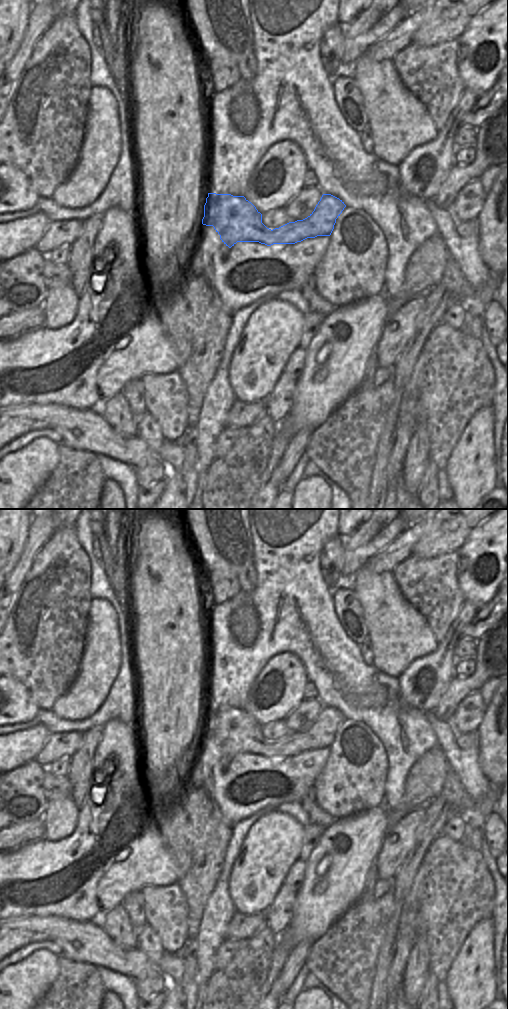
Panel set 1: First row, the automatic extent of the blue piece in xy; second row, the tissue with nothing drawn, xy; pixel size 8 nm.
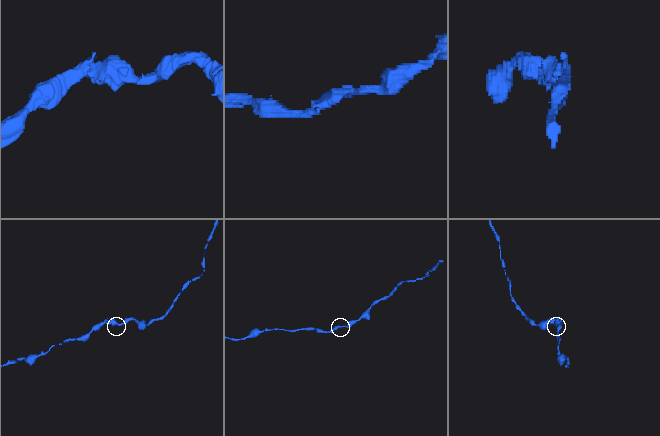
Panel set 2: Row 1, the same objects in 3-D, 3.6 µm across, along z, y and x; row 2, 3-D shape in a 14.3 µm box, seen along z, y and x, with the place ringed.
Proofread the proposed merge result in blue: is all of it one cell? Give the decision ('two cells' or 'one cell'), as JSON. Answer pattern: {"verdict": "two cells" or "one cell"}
{"verdict": "one cell"}

